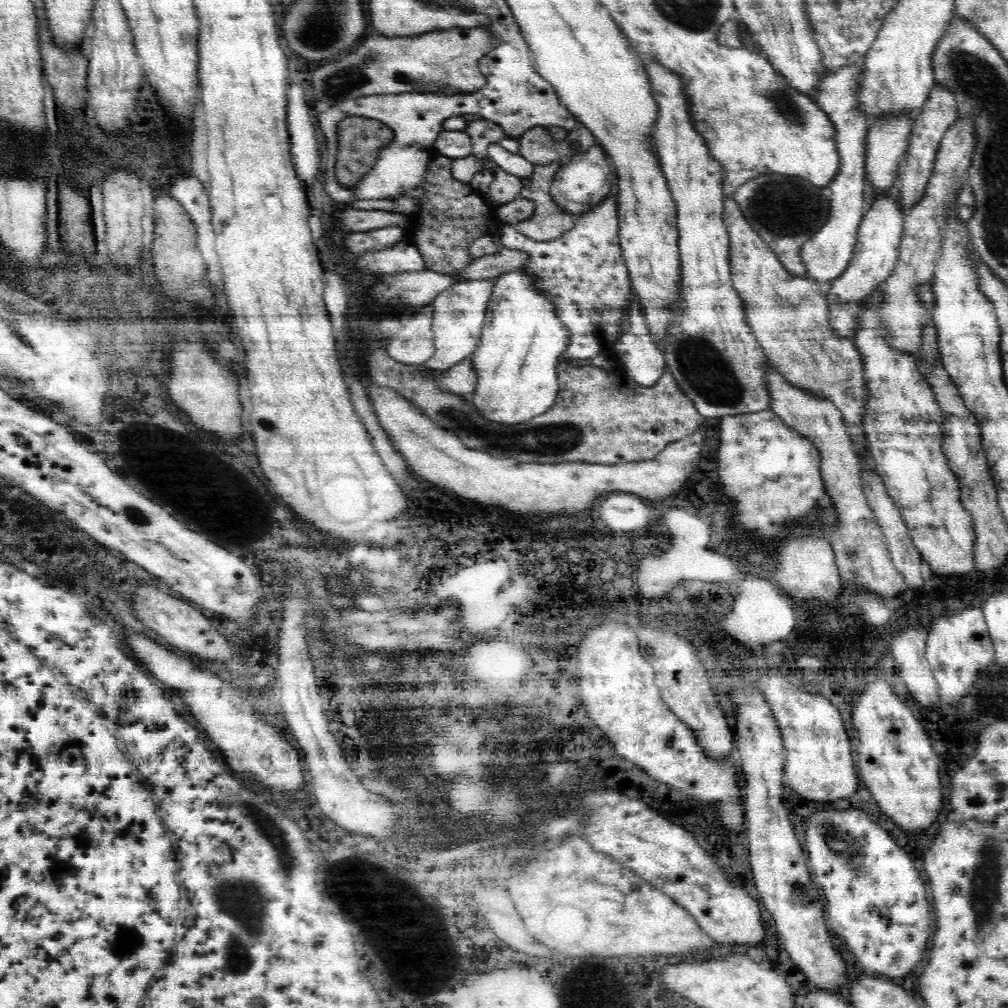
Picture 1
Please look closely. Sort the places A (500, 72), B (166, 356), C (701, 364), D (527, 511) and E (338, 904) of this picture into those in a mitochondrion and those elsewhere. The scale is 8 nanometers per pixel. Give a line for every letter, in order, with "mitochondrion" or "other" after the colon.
A: other
B: other
C: mitochondrion
D: other
E: other

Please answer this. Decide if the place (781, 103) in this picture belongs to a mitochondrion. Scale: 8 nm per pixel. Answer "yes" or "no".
yes

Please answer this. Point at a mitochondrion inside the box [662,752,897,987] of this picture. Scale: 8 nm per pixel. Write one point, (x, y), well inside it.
(842, 845)

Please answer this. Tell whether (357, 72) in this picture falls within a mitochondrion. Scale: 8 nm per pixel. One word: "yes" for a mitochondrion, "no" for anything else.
yes

